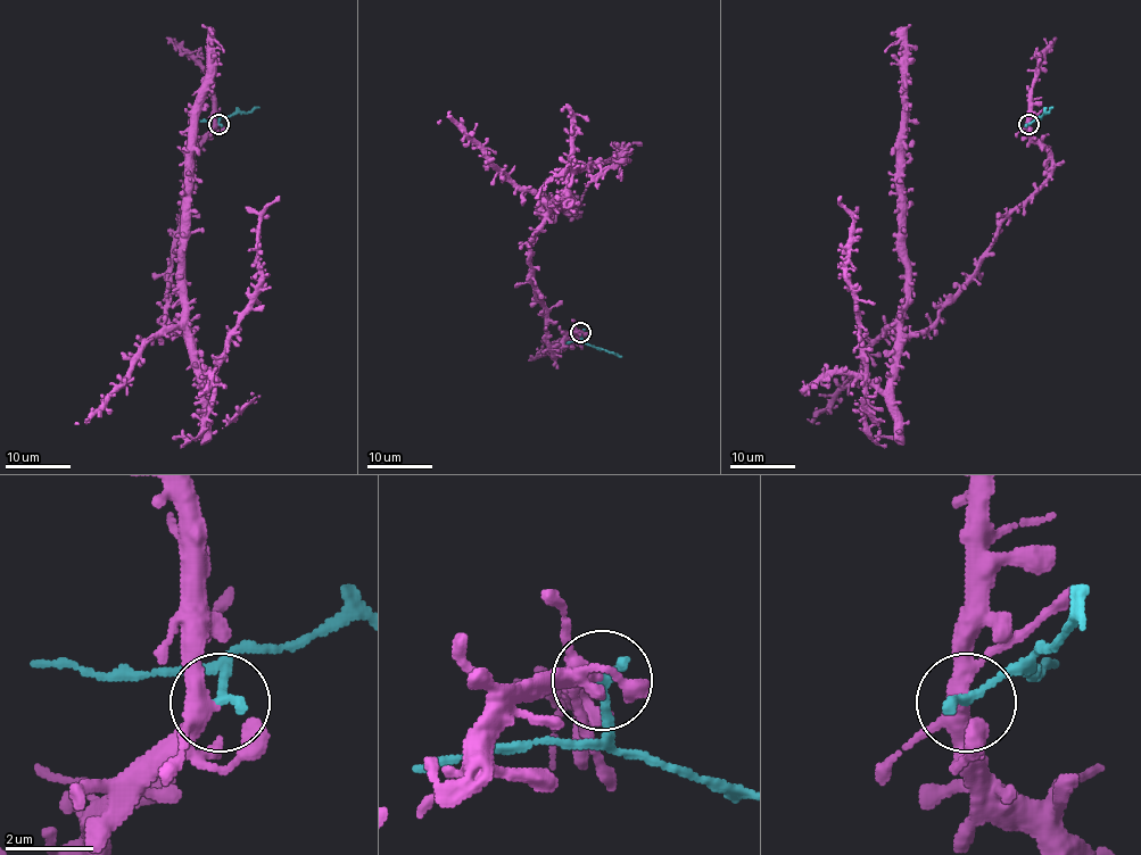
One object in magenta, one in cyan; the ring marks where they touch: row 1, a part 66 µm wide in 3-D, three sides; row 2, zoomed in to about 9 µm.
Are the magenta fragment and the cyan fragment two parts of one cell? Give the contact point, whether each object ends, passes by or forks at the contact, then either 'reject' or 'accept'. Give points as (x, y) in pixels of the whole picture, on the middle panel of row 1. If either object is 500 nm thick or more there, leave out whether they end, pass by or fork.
at (580, 332); magenta forks there; cyan ends there; reject

